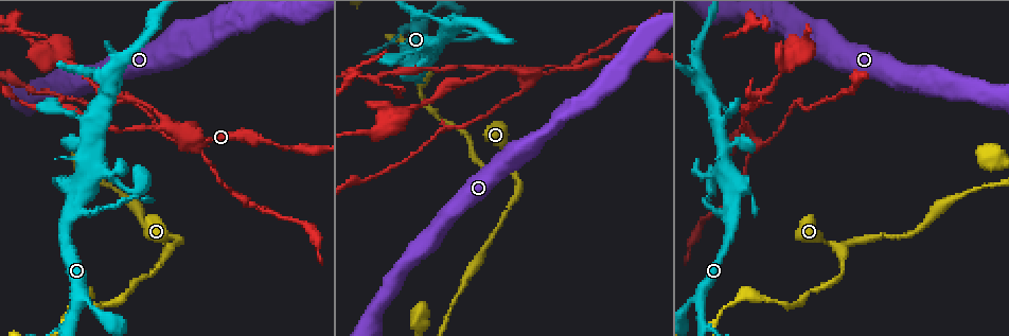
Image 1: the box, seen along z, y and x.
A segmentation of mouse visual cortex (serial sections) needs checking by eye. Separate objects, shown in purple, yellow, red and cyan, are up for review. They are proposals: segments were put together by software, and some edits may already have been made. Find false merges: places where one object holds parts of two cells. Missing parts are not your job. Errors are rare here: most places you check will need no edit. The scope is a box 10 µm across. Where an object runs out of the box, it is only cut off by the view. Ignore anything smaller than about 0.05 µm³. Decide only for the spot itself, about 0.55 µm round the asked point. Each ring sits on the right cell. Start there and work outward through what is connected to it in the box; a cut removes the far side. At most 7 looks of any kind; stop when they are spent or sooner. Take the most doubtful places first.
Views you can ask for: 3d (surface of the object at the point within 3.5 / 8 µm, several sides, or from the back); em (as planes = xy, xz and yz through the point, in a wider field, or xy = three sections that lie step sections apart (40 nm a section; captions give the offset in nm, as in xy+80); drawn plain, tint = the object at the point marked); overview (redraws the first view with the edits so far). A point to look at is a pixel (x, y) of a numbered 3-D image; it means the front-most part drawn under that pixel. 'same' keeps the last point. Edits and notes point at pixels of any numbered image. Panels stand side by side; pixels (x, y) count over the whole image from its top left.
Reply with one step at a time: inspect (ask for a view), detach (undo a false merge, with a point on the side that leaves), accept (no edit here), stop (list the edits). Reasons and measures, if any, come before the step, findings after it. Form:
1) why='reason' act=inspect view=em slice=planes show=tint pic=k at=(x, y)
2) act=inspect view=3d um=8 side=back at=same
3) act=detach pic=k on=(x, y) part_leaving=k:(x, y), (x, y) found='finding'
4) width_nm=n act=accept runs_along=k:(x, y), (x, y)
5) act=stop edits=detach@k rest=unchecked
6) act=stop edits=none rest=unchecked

why='branch point' act=inspect view=3d um=3.5 pic=1 at=(170, 128)

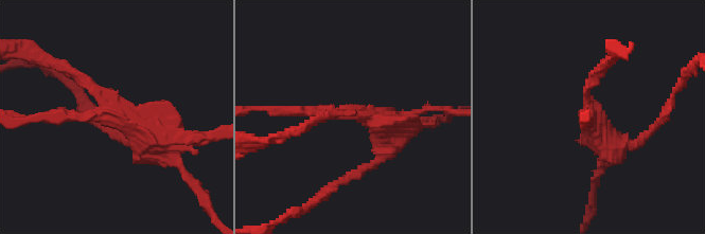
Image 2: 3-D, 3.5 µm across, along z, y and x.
arms=3 arm_widths_nm=150,150,350 act=inspect view=em slice=xy step=5 show=tint pic=2 at=(352, 111)

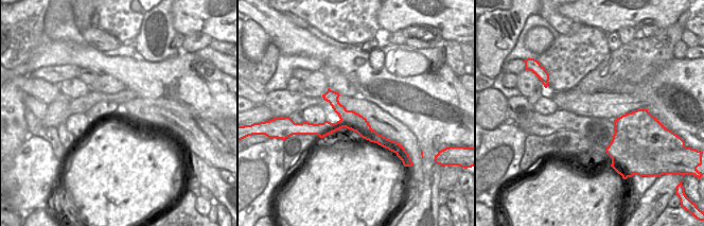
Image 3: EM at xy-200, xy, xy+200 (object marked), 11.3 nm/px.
act=detach pic=2 on=(297, 112) found='a second cell is stuck on'

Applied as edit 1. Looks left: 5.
why='redraw' act=inspect view=overview

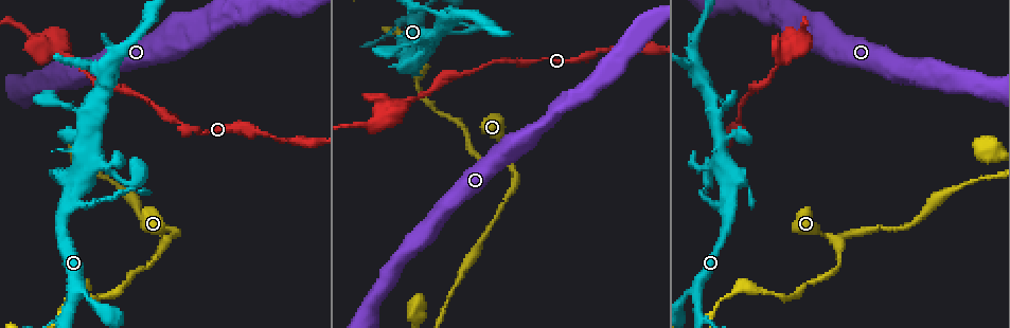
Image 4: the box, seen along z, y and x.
why='sharp bend' act=inspect view=3d um=3.5 pic=4 at=(130, 186)

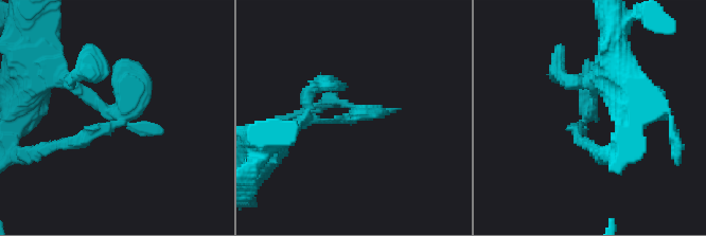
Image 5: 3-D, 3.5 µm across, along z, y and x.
why='shape alone is not enough' act=inspect view=em slice=xy step=3 show=tint pic=5 at=(588, 113)

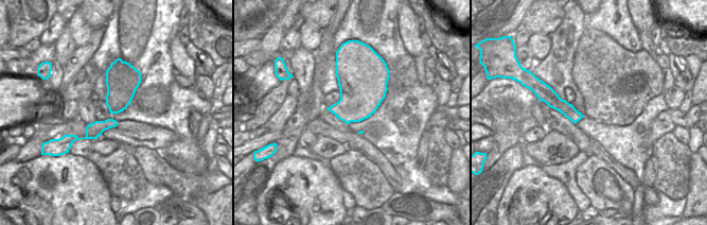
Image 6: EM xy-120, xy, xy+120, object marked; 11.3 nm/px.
act=accept found='one cell here'

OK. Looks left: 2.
why='abrupt turn' act=inspect view=3d um=3.5 pic=4 at=(167, 244)

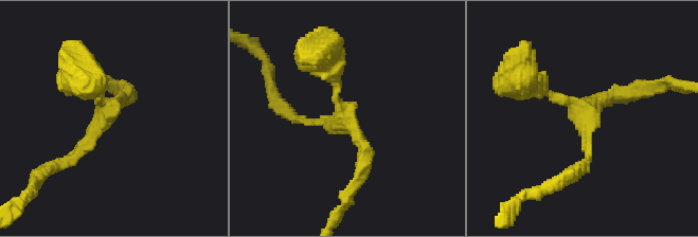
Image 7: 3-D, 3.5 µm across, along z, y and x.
arms=3 arm_widths_nm=150,200,250 why='now the EM' act=inspect view=em slice=xy step=2 show=tint pic=7 at=(105, 117)

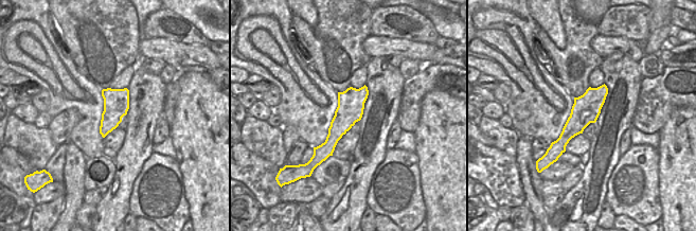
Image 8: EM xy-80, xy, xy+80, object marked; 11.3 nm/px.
act=accept runs_along=7:(531, 83), (583, 115), (585, 164) found='continuous, no second cell'

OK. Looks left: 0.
act=stop edits=detach@2 rest=unchecked

